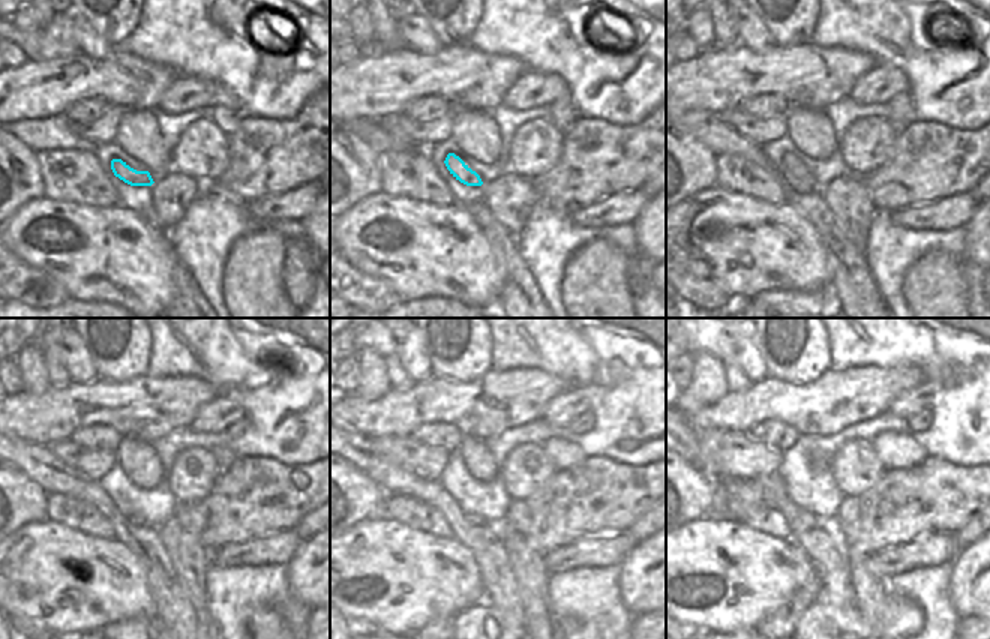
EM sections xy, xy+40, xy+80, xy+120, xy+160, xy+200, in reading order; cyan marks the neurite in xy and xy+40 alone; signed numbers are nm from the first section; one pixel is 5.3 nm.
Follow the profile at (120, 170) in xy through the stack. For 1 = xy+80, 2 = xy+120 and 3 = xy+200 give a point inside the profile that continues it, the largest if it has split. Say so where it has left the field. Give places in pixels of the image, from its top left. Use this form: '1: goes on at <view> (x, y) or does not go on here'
1: goes on at xy+80 (789, 162)
2: goes on at xy+120 (137, 519)
3: goes on at xy+200 (807, 521)

